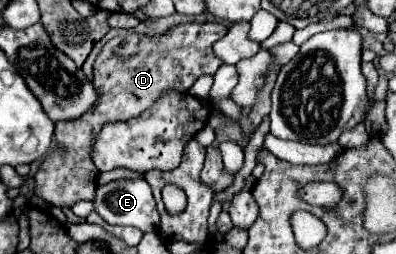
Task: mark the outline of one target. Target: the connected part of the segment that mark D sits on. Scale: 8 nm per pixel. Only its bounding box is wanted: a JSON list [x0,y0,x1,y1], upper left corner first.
[34,22,228,208]

